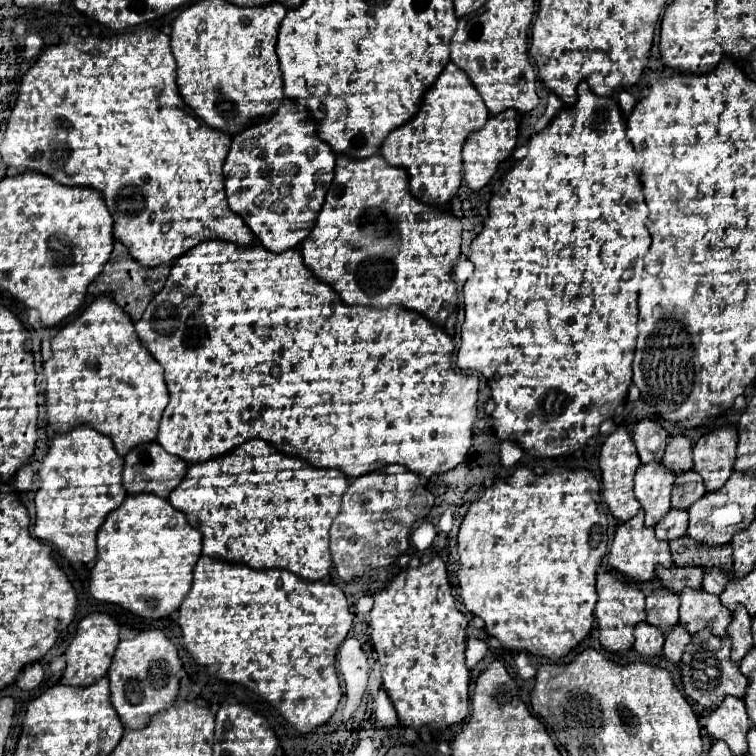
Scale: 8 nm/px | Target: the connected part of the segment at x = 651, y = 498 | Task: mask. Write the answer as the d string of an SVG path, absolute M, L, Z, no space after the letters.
M653 461L653 465L639 465L635 473L635 497L645 511L645 525L657 525L659 519L669 511L673 481L675 473L665 469L661 461Z

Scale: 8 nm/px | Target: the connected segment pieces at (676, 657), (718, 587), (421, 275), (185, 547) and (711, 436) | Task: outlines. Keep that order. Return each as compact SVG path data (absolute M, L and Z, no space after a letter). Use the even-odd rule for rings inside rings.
M673 625L667 633L665 633L665 647L663 653L667 655L667 659L671 663L679 663L681 661L681 653L685 649L685 645L689 643L689 631L685 629L685 625Z
M705 569L705 575L703 575L703 589L707 593L715 593L719 595L723 589L725 589L725 583L727 583L727 573L721 573L721 569Z
M379 151L365 159L353 159L345 153L337 155L335 179L327 191L315 227L301 243L301 253L315 277L331 285L341 295L343 303L369 307L401 305L419 311L435 325L445 325L447 317L457 309L457 285L451 273L461 253L461 221L441 207L417 201L407 183L407 171L391 167L381 159Z
M155 493L127 495L125 501L107 515L105 523L97 533L97 561L91 569L89 591L97 601L121 605L123 609L135 615L149 619L167 617L169 613L179 609L183 597L191 589L193 565L197 563L199 555L201 533L197 529L191 529L189 521L185 521L185 515L173 509L173 505L169 505L167 499L155 497Z
M721 425L701 435L693 447L693 467L701 473L707 491L721 489L733 473L737 449L737 431L733 425Z

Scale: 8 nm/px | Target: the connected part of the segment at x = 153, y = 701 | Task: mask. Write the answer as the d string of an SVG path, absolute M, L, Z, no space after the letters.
M145 629L137 637L119 643L107 677L111 683L111 703L127 729L145 727L151 715L173 705L179 693L179 669L181 659L177 647L161 629Z

